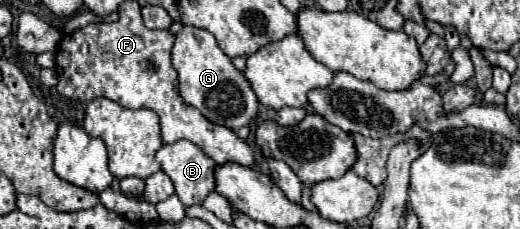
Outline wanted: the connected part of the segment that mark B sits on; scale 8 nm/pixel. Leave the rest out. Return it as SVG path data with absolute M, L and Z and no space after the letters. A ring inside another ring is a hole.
M180 139L176 143L170 145L162 145L162 149L156 153L158 163L162 165L162 171L172 179L176 195L180 197L180 201L190 207L190 205L202 205L204 199L208 197L208 193L212 193L216 189L216 161L210 159L198 145L194 145L188 139Z

